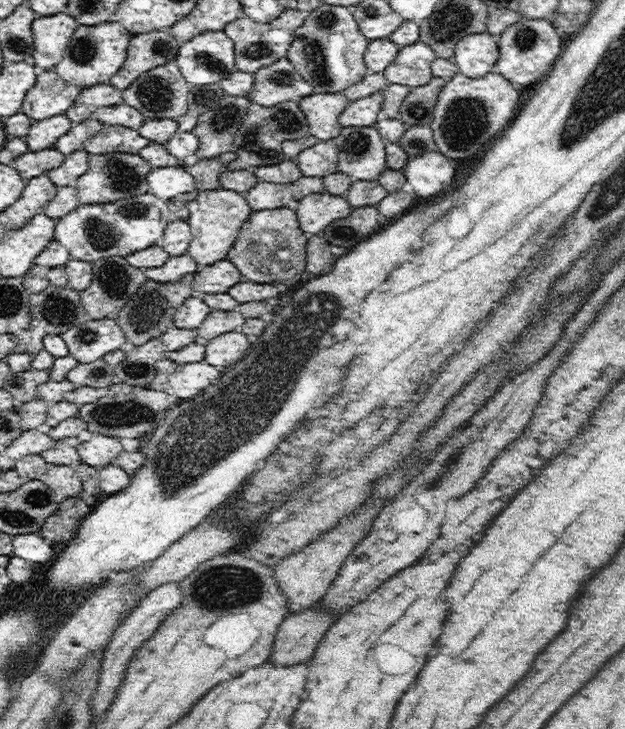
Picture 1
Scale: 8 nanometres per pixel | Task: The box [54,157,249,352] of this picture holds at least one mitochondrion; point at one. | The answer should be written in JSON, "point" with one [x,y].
{"point":[149,308]}

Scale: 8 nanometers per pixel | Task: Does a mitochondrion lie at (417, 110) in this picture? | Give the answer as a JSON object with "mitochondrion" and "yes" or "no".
{"mitochondrion":"yes"}

